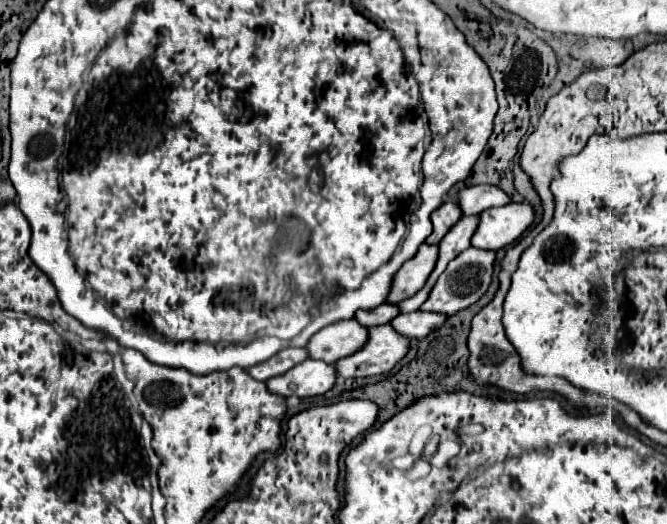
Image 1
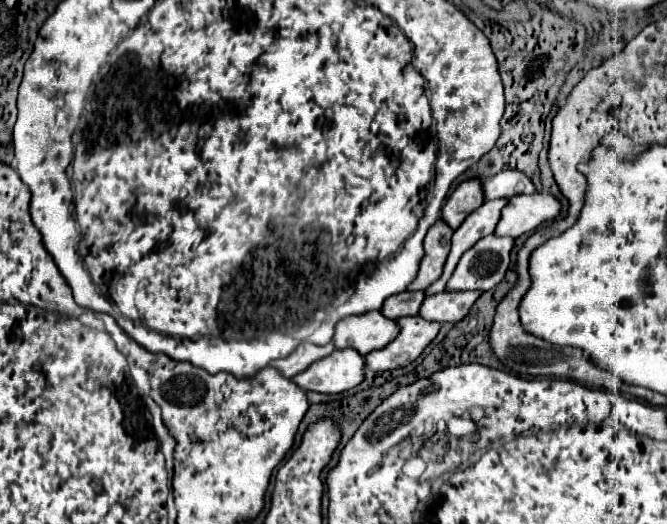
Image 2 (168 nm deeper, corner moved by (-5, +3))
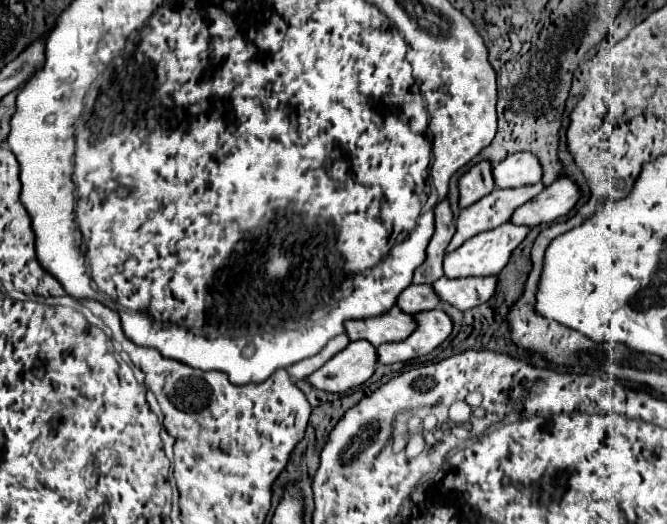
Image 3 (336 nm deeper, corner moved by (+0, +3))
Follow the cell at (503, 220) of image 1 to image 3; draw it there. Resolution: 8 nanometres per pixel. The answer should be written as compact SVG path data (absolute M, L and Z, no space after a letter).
M561 175L553 185L547 187L547 191L521 205L513 213L511 221L515 225L531 225L531 227L541 223L553 223L555 219L565 217L575 207L579 197L581 197L579 185L571 177Z

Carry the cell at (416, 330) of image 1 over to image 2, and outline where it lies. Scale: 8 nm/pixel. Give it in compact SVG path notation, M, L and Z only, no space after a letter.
M462 291L462 293L438 293L432 297L426 297L420 307L420 317L428 321L438 323L458 323L464 319L474 305L474 301L480 297L480 291Z

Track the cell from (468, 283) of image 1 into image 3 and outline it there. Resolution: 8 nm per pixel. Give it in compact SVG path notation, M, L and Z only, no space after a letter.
M503 223L491 231L483 231L473 235L467 243L463 243L461 247L457 247L455 251L447 253L443 259L443 271L449 279L455 277L483 277L483 275L497 275L509 261L511 251L529 235L531 227L523 227L523 225L515 225L515 223Z

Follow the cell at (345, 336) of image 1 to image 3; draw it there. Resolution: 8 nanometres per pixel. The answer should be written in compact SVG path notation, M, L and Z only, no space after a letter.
M397 305L387 315L379 315L375 319L359 319L359 321L353 319L345 323L351 341L367 339L375 347L379 347L381 343L407 339L411 331L415 331L415 327L417 327L415 315L407 315Z

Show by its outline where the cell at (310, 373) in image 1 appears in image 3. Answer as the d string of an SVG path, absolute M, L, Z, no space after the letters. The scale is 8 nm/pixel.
M353 341L307 381L329 393L345 393L351 387L363 385L375 371L377 349L367 341Z

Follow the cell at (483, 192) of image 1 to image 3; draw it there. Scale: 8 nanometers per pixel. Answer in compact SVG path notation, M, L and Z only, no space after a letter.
M519 151L503 159L495 169L495 183L497 187L523 187L539 183L543 177L543 167L535 155L529 151Z

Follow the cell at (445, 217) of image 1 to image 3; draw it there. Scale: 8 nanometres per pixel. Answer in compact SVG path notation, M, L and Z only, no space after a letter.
M481 161L477 165L473 165L461 179L459 179L459 191L461 191L461 199L459 205L461 207L469 207L475 201L479 201L481 197L489 195L495 189L495 179L491 175L491 163Z

